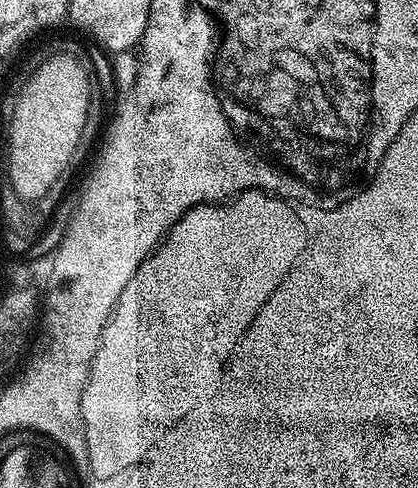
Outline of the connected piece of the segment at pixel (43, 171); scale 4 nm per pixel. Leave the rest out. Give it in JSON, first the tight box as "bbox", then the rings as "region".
{"bbox":[8,54,94,196],"region":[[[59,54],[42,62],[32,73],[16,102],[11,105],[12,125],[8,128],[8,154],[10,156],[9,183],[20,187],[23,196],[40,196],[44,192],[46,182],[56,182],[63,177],[63,172],[70,168],[72,155],[82,136],[86,125],[90,105],[93,103],[94,84],[90,79],[89,69],[82,59],[75,60],[72,56]]]}

